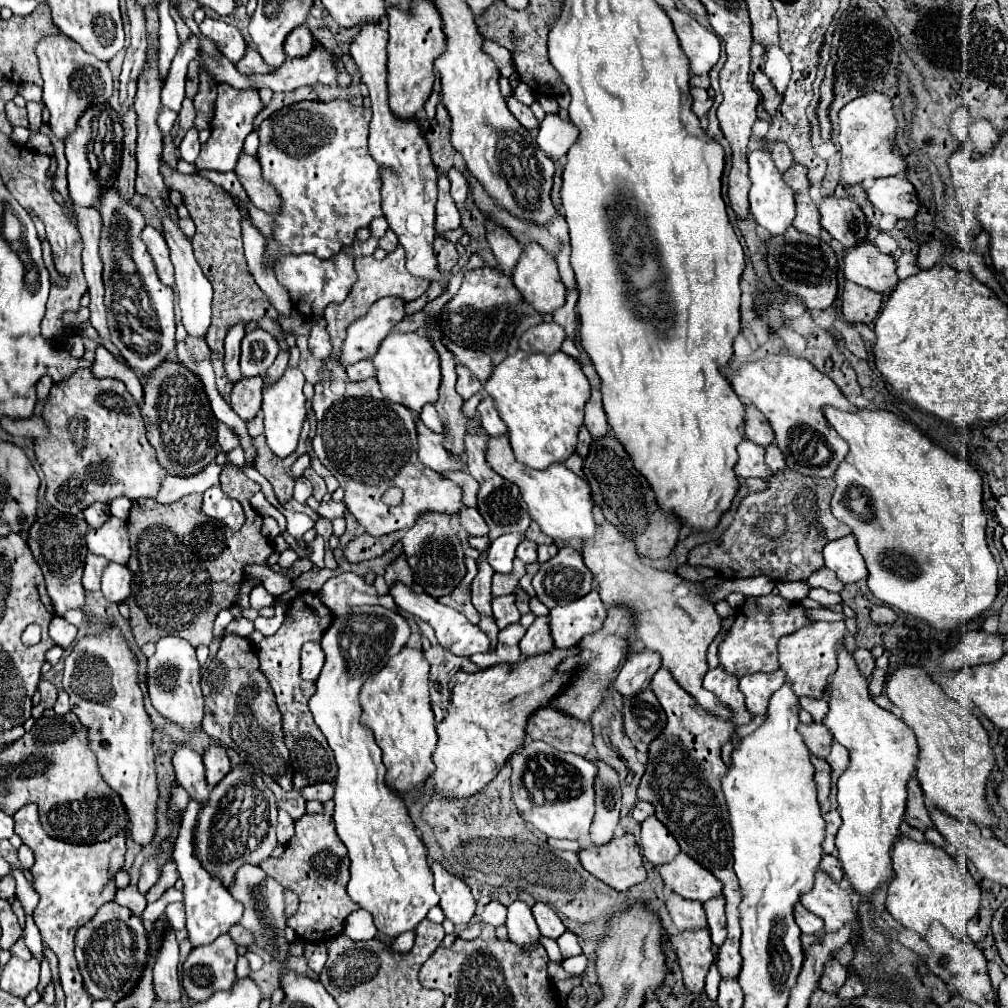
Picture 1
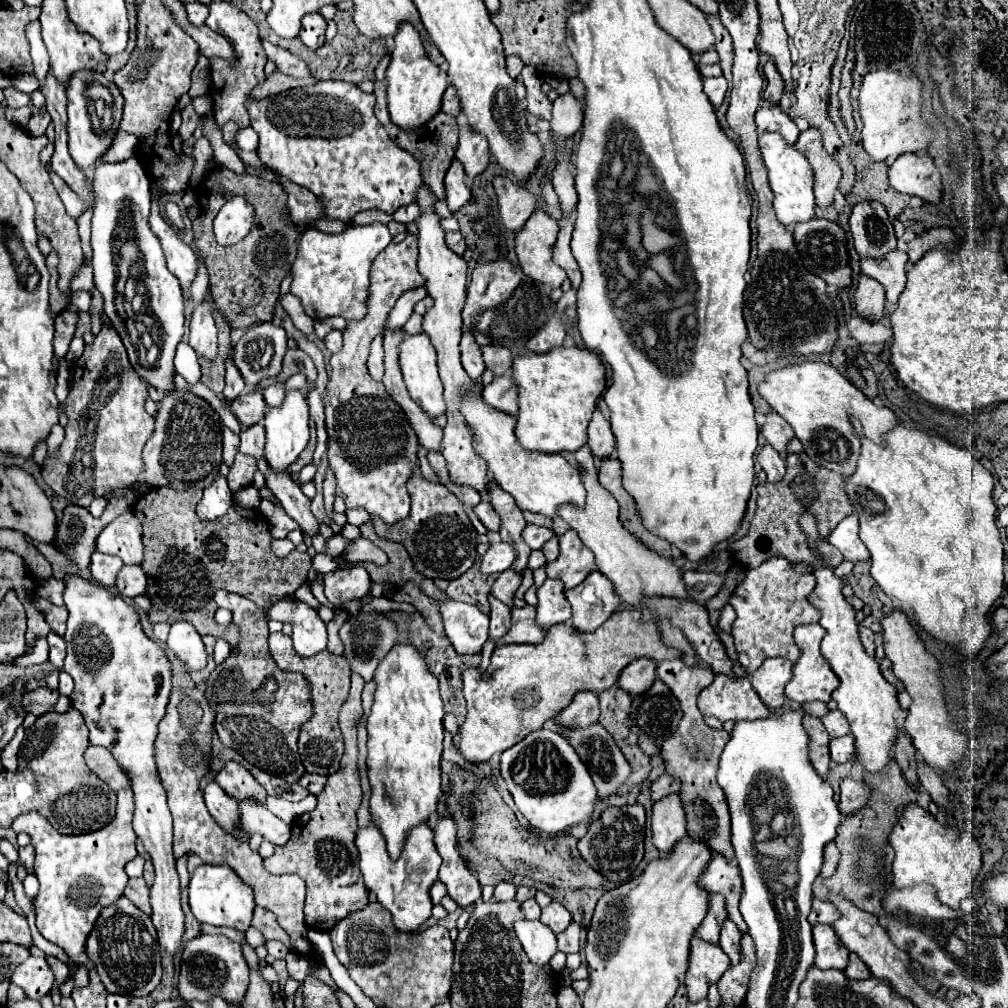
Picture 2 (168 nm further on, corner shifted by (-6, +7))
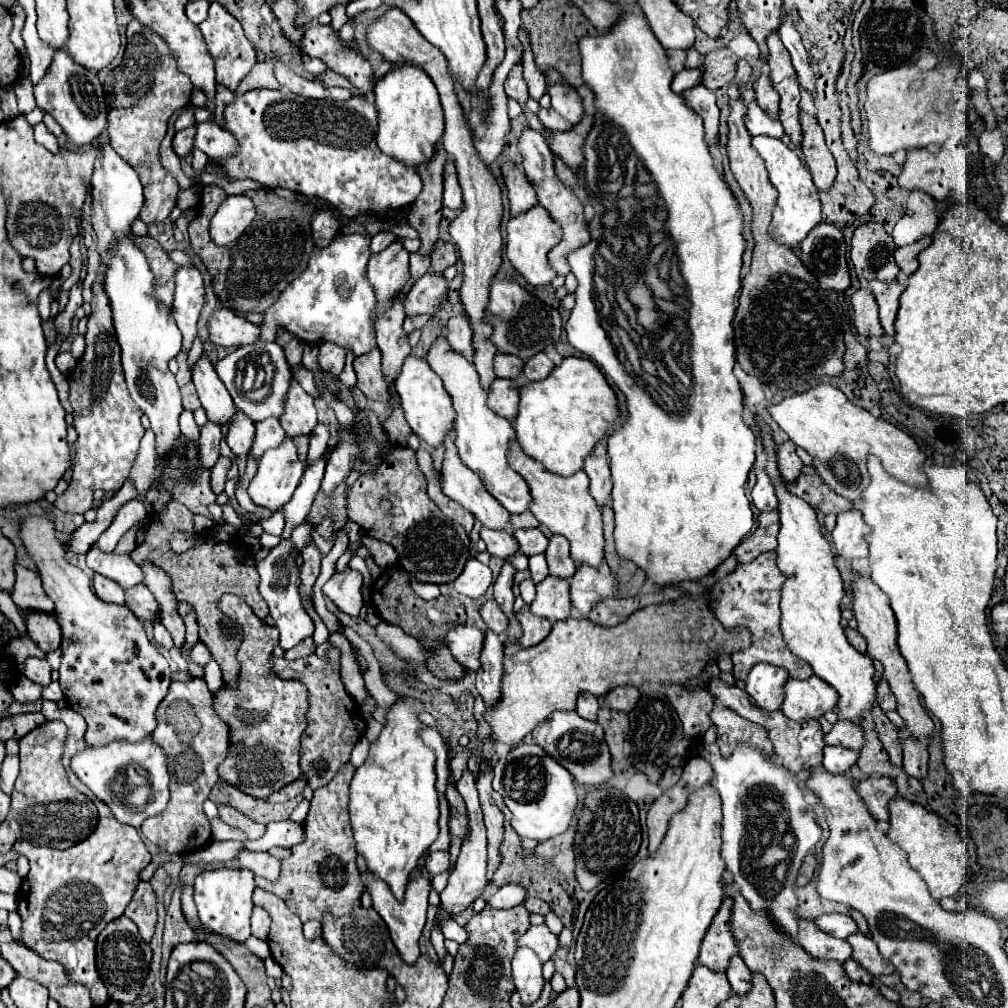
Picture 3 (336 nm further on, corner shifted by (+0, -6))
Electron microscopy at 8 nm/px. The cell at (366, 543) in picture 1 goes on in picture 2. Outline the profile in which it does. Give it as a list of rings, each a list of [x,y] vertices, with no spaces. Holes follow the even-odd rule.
[[[416,468],[416,472],[412,472],[412,476],[408,478],[408,494],[412,502],[422,502],[422,506],[414,506],[410,510],[410,516],[398,520],[396,524],[384,524],[379,517],[371,517],[378,536],[382,536],[382,530],[386,530],[388,532],[386,538],[400,540],[406,546],[408,554],[412,556],[414,568],[428,578],[454,580],[462,576],[476,562],[478,556],[476,554],[478,534],[472,522],[468,520],[462,502],[452,492],[448,492],[448,488],[426,480],[420,468]],[[436,562],[438,562],[438,570],[436,570]]]

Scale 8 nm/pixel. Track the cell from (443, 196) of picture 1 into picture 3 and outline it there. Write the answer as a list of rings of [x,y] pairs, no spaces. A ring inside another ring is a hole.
[[[446,161],[444,167],[444,207],[460,209],[462,207],[462,189],[456,179],[456,169],[452,161]]]

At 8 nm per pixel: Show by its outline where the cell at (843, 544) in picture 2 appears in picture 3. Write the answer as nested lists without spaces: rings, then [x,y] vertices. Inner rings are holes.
[[[856,509],[838,515],[836,527],[832,531],[832,541],[834,541],[836,553],[848,561],[868,557],[866,543],[862,541],[864,535],[866,535],[866,523],[856,513]]]

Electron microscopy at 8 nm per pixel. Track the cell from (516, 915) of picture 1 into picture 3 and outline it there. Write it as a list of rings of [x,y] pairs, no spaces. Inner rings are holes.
[[[524,947],[516,949],[516,955],[512,959],[512,977],[516,991],[522,997],[522,1003],[530,1005],[540,997],[544,987],[542,961],[536,957],[532,949],[524,949]]]

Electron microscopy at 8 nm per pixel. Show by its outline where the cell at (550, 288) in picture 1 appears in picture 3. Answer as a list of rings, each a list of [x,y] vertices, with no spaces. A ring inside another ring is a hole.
[[[536,205],[534,209],[528,209],[526,213],[522,213],[522,217],[510,219],[508,227],[506,227],[506,257],[512,263],[512,267],[534,287],[542,287],[552,283],[552,279],[556,277],[556,271],[548,265],[548,251],[558,245],[558,241],[562,239],[562,231],[560,227],[550,219],[550,215],[546,215],[546,209],[542,205]]]

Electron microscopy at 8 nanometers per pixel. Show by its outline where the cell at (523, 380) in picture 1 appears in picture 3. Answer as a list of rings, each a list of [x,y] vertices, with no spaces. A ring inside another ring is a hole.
[[[566,357],[546,379],[520,387],[520,413],[514,419],[514,427],[518,443],[528,457],[538,459],[558,475],[572,475],[582,469],[584,457],[607,434],[616,415],[616,395],[602,371],[588,359]]]

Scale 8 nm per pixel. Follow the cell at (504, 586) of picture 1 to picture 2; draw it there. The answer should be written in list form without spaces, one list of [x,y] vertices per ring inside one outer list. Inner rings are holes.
[[[506,570],[506,572],[502,572],[502,574],[496,578],[496,582],[494,582],[490,594],[492,594],[494,598],[498,598],[500,602],[508,604],[510,608],[514,608],[514,592],[518,590],[520,582],[522,582],[522,574],[516,574],[516,572],[512,572],[512,570]]]

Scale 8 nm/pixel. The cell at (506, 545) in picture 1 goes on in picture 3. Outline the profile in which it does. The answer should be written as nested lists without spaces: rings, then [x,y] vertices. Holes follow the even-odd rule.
[[[470,559],[466,563],[466,569],[458,577],[458,581],[454,583],[454,587],[456,587],[458,593],[476,599],[476,597],[482,597],[486,593],[490,583],[492,583],[492,571],[490,571],[490,567],[480,563],[480,561]]]

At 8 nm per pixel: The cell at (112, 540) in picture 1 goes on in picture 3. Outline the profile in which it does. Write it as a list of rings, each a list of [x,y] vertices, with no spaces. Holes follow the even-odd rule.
[[[90,549],[86,555],[86,563],[92,571],[110,577],[120,587],[128,589],[144,581],[142,569],[132,561],[130,553],[104,553],[100,549]]]

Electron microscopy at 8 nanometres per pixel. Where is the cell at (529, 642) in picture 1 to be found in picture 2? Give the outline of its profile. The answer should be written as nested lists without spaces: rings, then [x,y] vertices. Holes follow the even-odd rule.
[[[546,578],[546,582],[538,588],[536,608],[536,624],[540,624],[546,630],[558,622],[568,622],[572,616],[572,610],[568,608],[568,600],[564,596],[564,584],[550,578]]]

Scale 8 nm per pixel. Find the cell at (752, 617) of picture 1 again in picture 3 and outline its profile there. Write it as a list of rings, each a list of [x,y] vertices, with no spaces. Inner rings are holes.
[[[762,553],[752,563],[738,565],[734,573],[730,573],[726,579],[722,579],[714,585],[712,595],[710,595],[710,609],[714,611],[716,619],[724,625],[724,629],[734,631],[734,629],[744,627],[752,633],[750,647],[732,653],[732,661],[734,661],[732,673],[736,679],[744,679],[748,675],[748,671],[756,663],[762,663],[762,661],[786,669],[788,675],[794,679],[808,679],[812,675],[812,667],[788,649],[788,645],[784,643],[782,631],[780,631],[778,603],[782,597],[784,583],[786,583],[786,577],[778,569],[776,553]]]

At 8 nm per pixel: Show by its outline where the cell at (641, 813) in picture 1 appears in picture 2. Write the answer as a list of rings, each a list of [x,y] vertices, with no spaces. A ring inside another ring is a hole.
[[[662,774],[658,780],[654,780],[652,784],[652,800],[660,800],[662,796],[666,794],[672,794],[672,792],[678,792],[680,790],[680,780],[676,780],[676,776],[668,776],[668,774]]]

